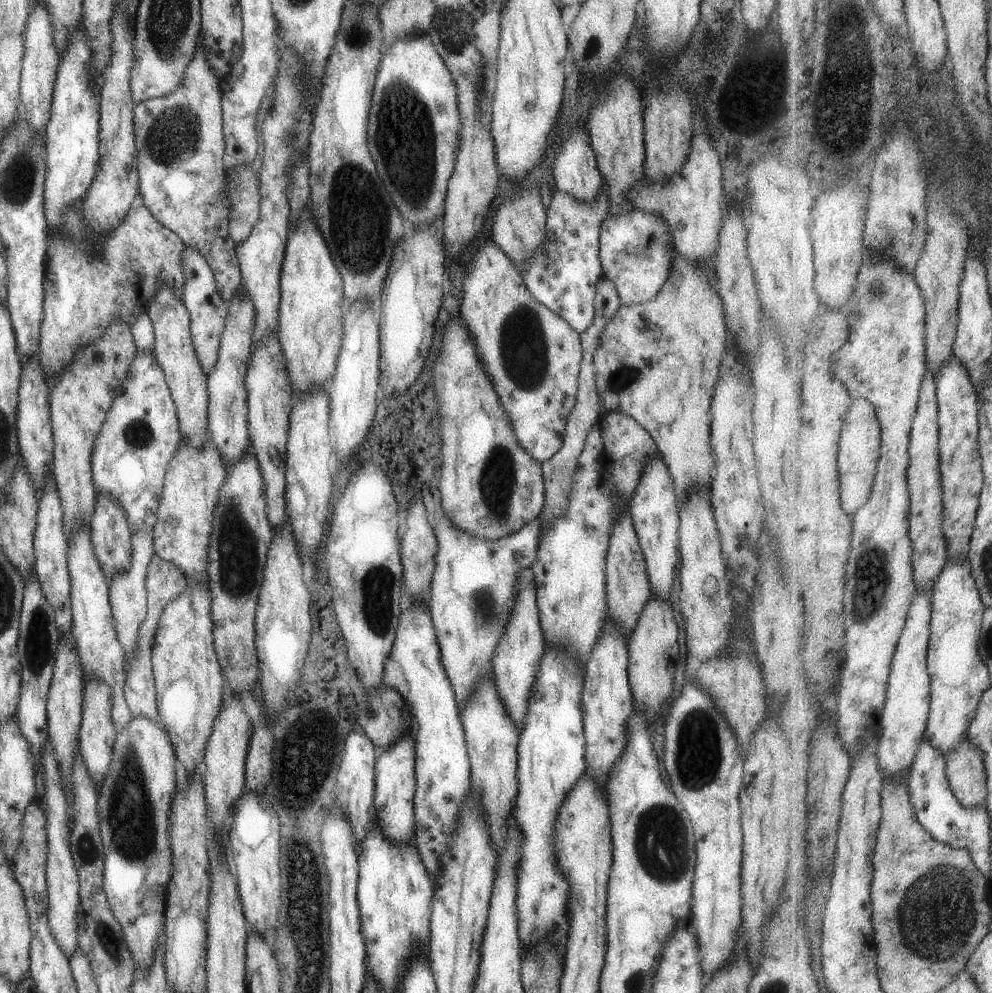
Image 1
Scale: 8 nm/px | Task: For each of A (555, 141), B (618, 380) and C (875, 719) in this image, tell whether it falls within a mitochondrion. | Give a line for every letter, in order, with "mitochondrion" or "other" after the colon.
A: other
B: mitochondrion
C: other

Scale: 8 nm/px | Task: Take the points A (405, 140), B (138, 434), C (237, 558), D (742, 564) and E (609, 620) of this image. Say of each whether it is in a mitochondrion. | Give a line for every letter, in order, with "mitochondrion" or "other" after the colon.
A: mitochondrion
B: mitochondrion
C: mitochondrion
D: mitochondrion
E: other

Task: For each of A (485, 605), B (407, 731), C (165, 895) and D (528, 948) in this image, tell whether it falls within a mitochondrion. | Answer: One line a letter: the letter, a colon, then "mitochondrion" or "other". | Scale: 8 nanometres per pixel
A: mitochondrion
B: other
C: other
D: other

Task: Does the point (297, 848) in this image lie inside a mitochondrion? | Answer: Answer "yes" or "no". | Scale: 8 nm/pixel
yes

